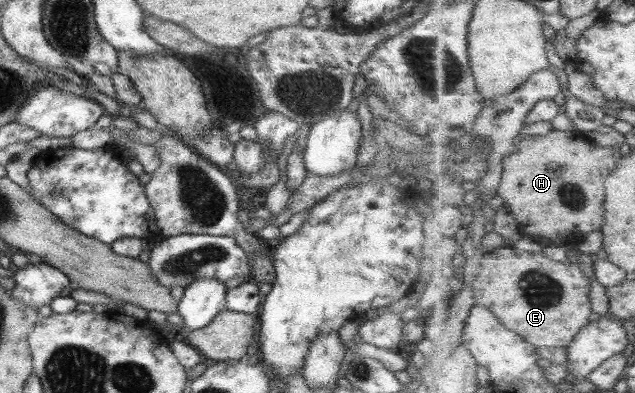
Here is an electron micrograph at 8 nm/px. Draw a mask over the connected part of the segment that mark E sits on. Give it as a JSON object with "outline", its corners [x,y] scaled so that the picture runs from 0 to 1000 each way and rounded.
{"outline":[[[802,623],[797,628],[789,628],[787,634],[780,634],[775,641],[764,641],[759,662],[757,692],[751,700],[751,707],[743,720],[745,740],[748,740],[746,756],[750,776],[775,786],[775,791],[784,804],[786,814],[798,835],[816,845],[820,855],[825,855],[828,868],[833,868],[836,875],[841,875],[846,883],[894,885],[894,880],[902,870],[902,863],[906,863],[907,855],[913,850],[915,837],[921,835],[928,824],[928,809],[931,809],[931,799],[934,799],[932,758],[929,753],[931,723],[928,723],[929,712],[923,692],[909,672],[909,667],[871,662],[871,656],[858,651],[858,646],[852,644],[852,639],[820,639],[813,634],[809,626]]]}

